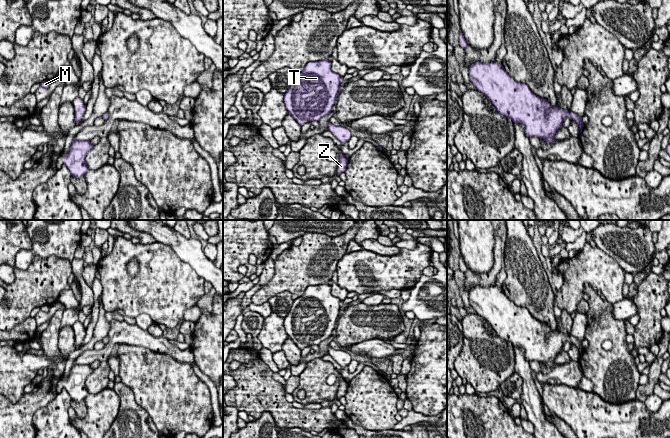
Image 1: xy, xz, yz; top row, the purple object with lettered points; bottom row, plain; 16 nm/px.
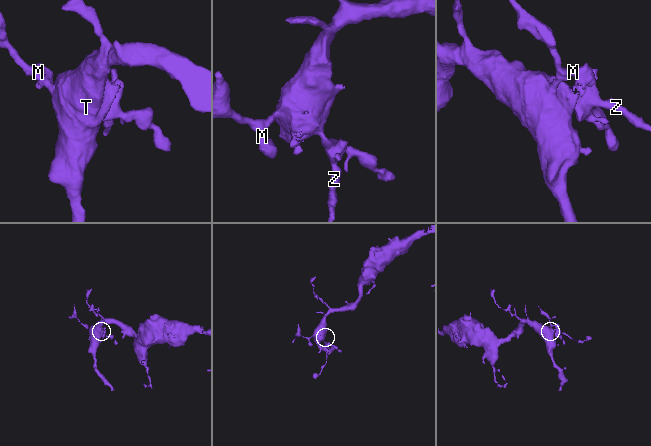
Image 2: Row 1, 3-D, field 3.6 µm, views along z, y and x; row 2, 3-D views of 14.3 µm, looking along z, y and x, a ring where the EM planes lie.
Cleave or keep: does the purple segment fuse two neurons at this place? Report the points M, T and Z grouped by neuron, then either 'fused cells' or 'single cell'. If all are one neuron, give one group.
M T Z | single cell

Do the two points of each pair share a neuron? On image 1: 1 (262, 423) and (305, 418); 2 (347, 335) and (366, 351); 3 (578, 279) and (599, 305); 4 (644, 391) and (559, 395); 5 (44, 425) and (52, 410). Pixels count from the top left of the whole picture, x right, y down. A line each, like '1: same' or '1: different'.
1: different
2: different
3: different
4: different
5: same

